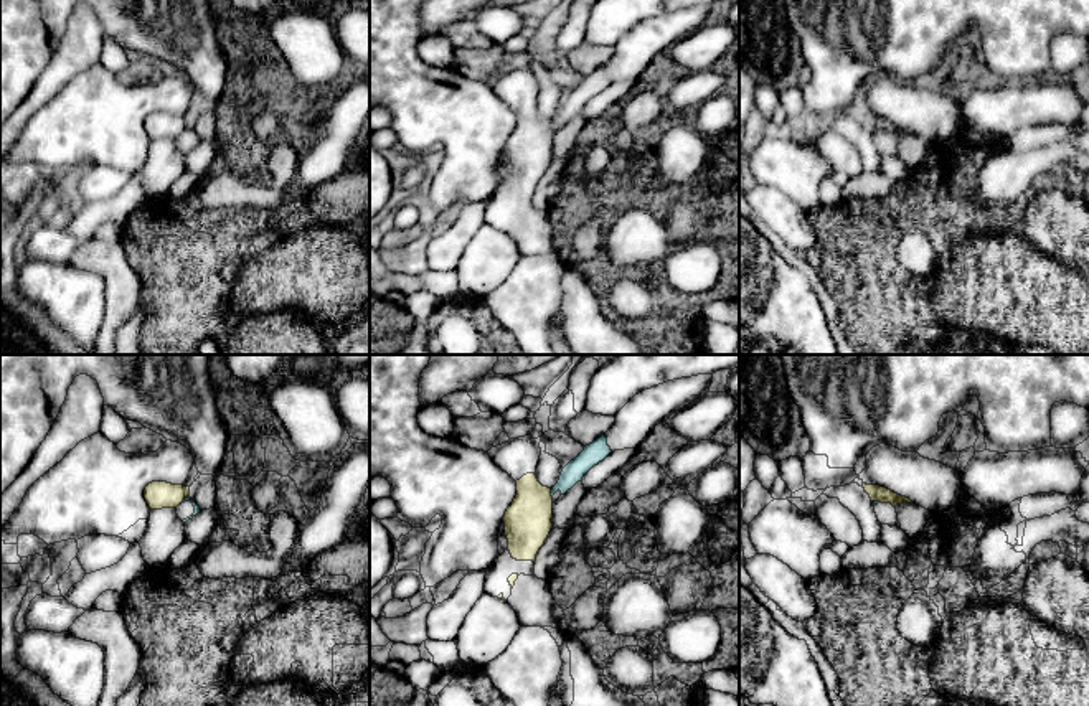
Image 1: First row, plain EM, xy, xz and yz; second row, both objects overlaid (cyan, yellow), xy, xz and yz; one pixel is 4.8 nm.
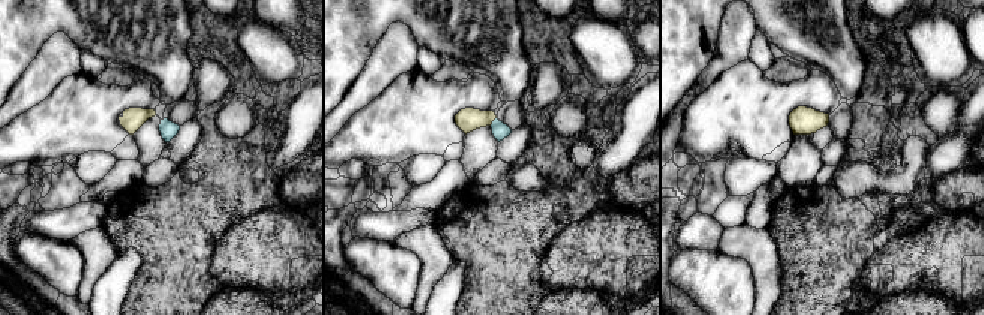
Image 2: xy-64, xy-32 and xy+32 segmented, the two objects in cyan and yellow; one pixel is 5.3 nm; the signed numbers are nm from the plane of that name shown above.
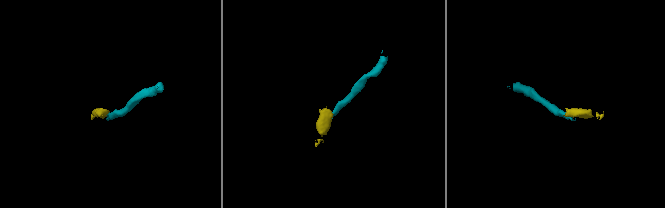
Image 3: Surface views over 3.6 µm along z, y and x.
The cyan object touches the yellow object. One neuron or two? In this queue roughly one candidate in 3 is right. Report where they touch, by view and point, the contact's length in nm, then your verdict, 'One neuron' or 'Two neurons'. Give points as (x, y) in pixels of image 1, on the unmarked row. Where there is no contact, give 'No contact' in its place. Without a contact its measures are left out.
Touches cyan at xz (551, 124). Shared border 50 nm. Two neurons

